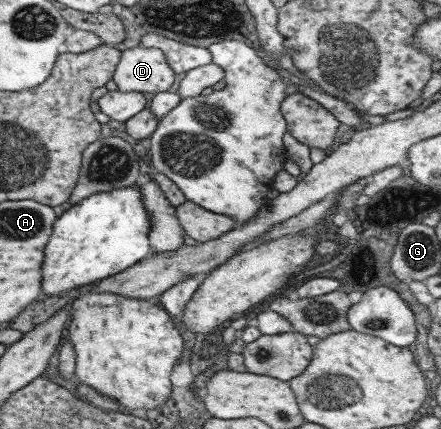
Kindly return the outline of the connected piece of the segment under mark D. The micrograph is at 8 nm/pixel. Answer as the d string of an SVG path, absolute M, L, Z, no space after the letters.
M132 47L121 51L112 80L122 93L161 93L168 90L175 73L157 48Z

